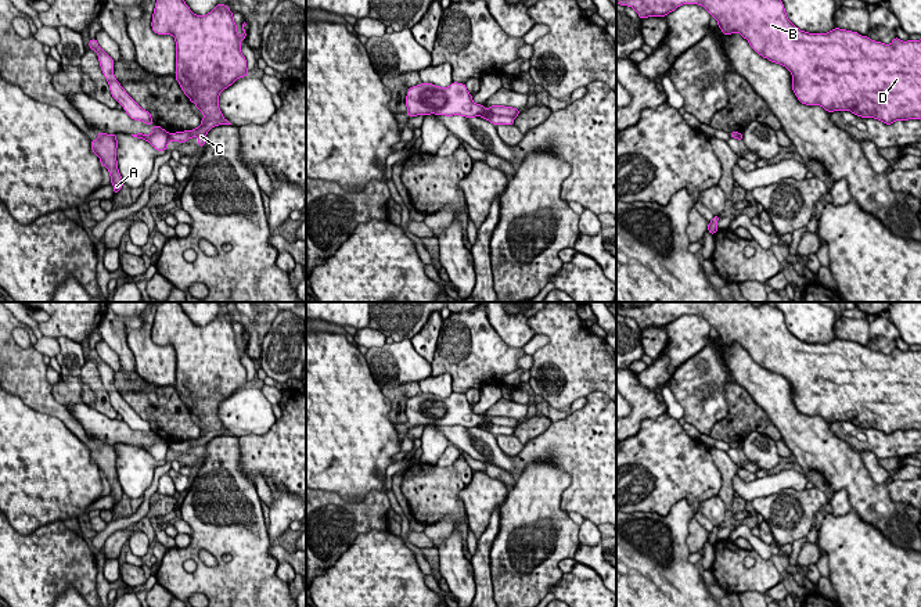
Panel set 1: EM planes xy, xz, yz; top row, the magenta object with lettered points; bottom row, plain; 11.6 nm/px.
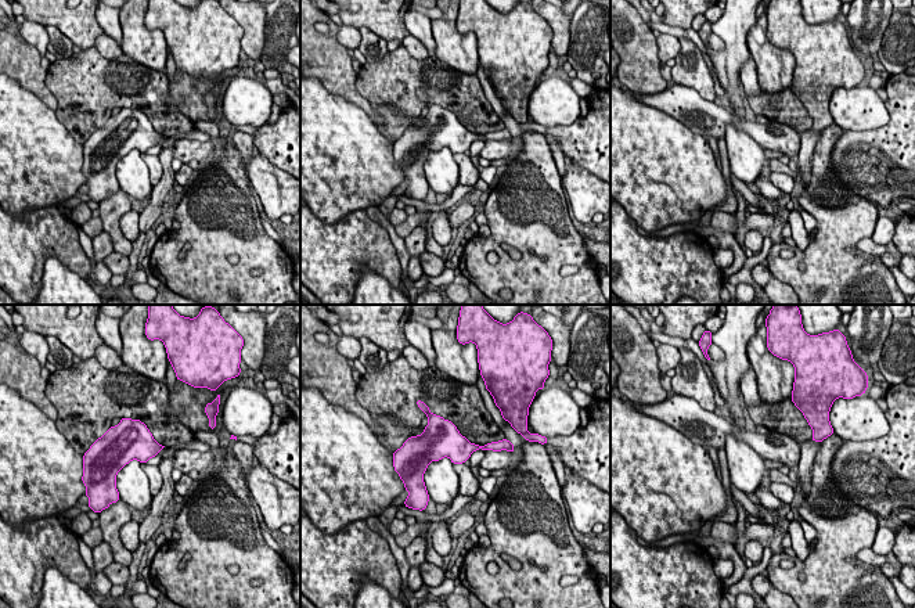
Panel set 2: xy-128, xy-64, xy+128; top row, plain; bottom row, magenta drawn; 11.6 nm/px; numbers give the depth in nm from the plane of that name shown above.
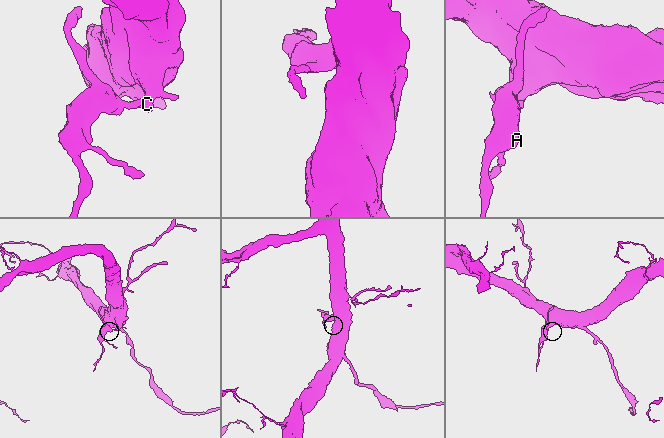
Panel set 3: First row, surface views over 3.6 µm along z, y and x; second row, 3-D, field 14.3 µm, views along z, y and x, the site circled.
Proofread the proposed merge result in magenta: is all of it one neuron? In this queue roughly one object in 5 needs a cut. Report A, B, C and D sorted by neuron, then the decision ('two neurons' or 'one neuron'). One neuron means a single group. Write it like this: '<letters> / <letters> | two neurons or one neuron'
A C / B D | two neurons

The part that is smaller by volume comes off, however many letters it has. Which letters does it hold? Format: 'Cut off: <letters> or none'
Cut off: A, C

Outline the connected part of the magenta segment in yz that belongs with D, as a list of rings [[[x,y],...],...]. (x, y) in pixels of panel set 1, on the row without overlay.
[[[616,302],[616,313],[620,316],[632,317],[641,330],[648,327],[665,327],[669,323],[674,322],[683,315],[698,315],[702,316],[710,327],[717,331],[719,338],[723,345],[740,344],[744,349],[748,351],[749,356],[763,369],[767,369],[771,373],[785,377],[792,385],[792,401],[798,410],[806,416],[820,416],[827,423],[834,421],[850,421],[852,424],[861,428],[874,428],[885,435],[891,435],[896,431],[909,431],[909,430],[921,430],[921,349],[920,351],[907,351],[903,352],[899,348],[895,348],[891,355],[871,351],[868,346],[861,346],[857,342],[835,338],[827,344],[809,344],[796,338],[787,327],[783,312],[776,306],[769,306],[762,304],[755,306],[752,302]]]

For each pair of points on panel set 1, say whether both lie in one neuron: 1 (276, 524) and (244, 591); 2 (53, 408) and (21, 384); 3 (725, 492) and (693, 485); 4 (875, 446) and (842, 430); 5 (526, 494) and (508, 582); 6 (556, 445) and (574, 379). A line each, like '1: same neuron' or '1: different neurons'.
1: different neurons
2: same neuron
3: different neurons
4: same neuron
5: same neuron
6: different neurons

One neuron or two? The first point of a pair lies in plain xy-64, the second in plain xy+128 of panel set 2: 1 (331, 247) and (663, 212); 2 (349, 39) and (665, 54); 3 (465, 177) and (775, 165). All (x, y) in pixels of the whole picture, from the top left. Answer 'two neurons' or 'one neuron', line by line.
1: two neurons
2: one neuron
3: two neurons

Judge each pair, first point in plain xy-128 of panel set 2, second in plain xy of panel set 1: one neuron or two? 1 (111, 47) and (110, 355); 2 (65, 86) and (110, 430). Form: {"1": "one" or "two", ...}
{"1": "one", "2": "two"}

